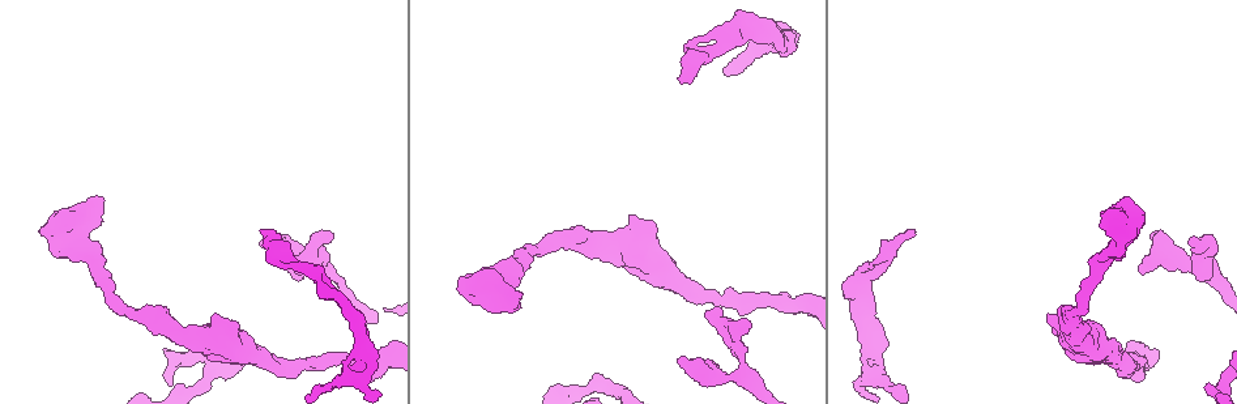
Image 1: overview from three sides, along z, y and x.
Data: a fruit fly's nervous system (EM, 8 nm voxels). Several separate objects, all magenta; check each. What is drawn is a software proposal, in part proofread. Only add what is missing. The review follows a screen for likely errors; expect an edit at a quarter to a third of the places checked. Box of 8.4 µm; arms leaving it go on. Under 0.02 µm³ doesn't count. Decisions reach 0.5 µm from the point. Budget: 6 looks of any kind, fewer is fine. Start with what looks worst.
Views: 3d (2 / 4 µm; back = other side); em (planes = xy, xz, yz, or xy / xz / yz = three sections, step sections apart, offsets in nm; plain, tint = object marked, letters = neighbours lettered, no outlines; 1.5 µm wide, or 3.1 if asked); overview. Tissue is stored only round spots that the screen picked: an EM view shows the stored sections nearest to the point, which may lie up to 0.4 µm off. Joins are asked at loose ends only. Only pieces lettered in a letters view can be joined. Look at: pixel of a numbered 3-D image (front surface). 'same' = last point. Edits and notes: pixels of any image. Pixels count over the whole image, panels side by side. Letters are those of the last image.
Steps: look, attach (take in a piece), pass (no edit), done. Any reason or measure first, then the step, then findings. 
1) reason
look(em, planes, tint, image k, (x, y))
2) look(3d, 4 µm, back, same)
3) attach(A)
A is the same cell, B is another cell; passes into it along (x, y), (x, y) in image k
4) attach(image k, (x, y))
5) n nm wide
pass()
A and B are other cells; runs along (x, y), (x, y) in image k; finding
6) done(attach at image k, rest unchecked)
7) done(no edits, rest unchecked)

an open end
look(3d, 4 µm, image 1, (261, 229))

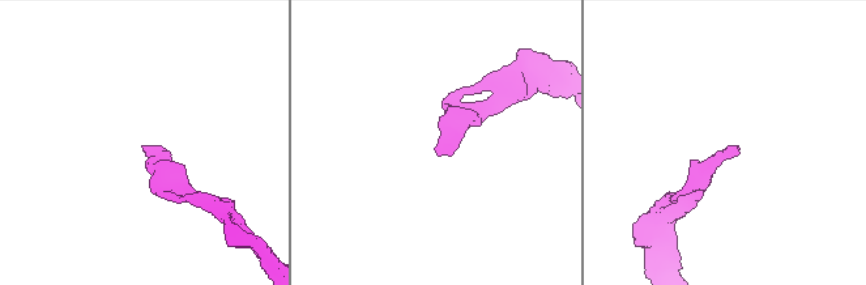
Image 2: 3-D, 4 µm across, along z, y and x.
shape alone is not enough
look(em, planes, letters, image 2, (733, 146))

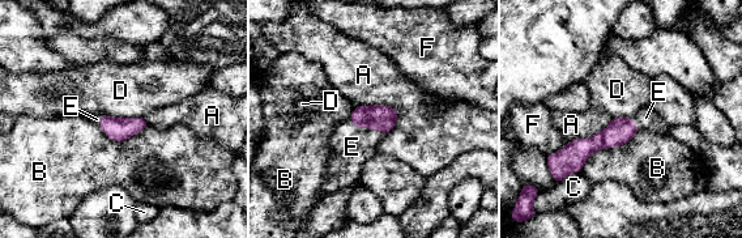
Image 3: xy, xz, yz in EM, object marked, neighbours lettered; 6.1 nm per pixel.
attach(E)
E is the same cell, A, B, C, D and F are other cells; it goes on there

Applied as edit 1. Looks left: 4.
branch stops here
look(3d, 2 µm, image 1, (749, 325))

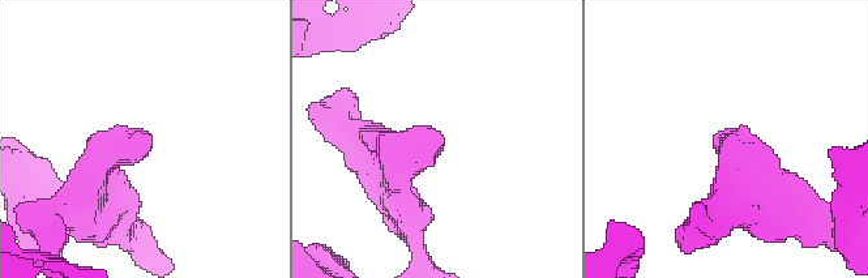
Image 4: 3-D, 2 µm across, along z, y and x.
look(em, planes, tint, image 4, (724, 140))

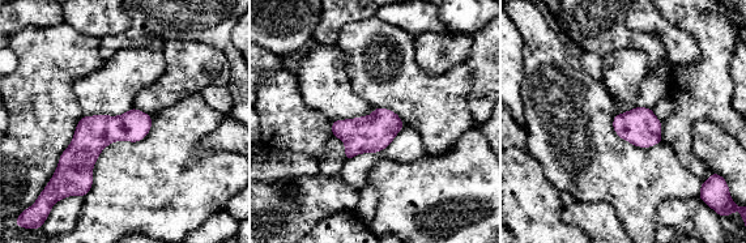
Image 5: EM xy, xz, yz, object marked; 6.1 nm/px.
look(em, planes, letters, same)

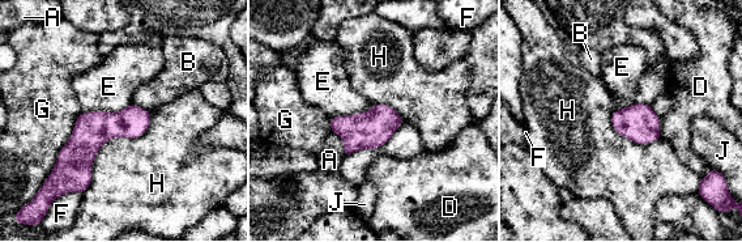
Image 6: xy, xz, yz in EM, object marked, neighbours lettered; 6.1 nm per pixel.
H touches over 650 nm
pass()
A, B, D, E, F, G, H and J are other cells; border along (132, 103), (115, 111), (82, 113) in image 6; none of them fits

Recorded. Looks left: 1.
done(attach at image 3, rest unchecked)

